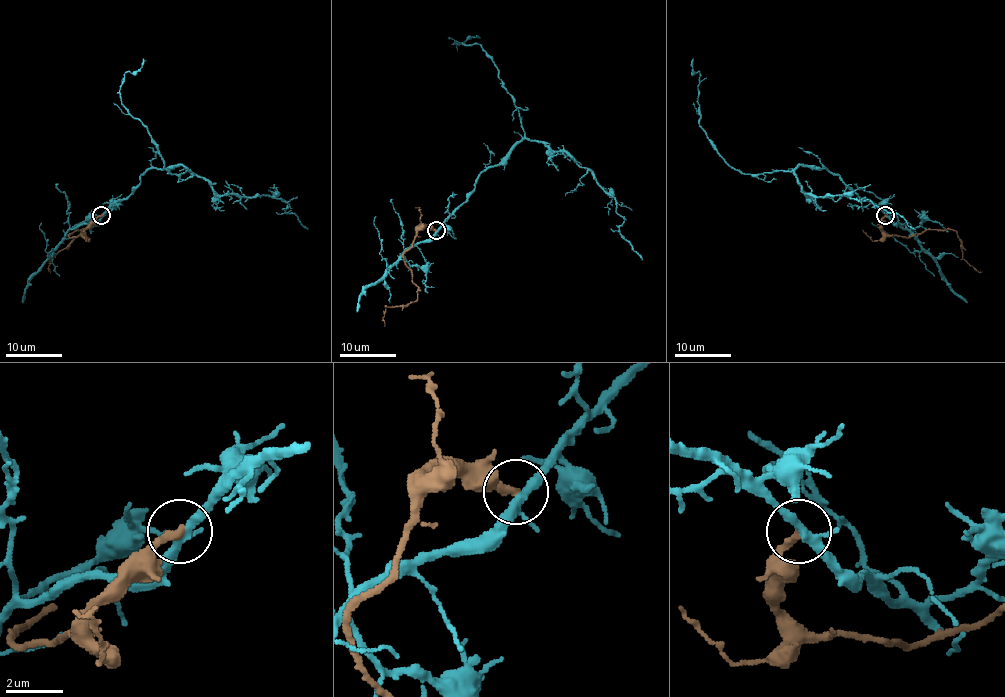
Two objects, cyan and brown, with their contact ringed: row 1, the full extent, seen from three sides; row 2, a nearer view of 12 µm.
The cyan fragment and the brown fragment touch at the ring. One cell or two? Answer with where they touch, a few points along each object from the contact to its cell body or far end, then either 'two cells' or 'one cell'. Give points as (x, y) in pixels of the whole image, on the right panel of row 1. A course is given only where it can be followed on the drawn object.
place (885, 215); course cyan (886, 215), (827, 168), (734, 170), (699, 125), (694, 59); course brown (886, 215), (882, 230), (887, 234), (910, 237), (927, 230), (955, 230), (962, 247), (962, 257), (981, 272); two cells

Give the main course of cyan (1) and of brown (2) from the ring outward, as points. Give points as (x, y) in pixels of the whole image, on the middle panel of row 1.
1: (436, 230), (467, 198), (483, 171), (525, 135), (515, 100), (492, 59), (478, 44), (454, 42), (478, 38)
2: (436, 230), (419, 226), (415, 232), (414, 243), (404, 254), (418, 288), (417, 299), (388, 306), (384, 326)

